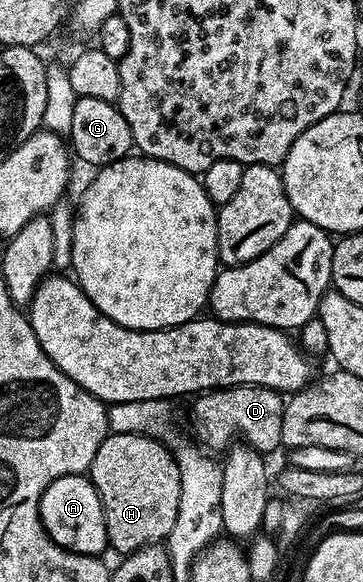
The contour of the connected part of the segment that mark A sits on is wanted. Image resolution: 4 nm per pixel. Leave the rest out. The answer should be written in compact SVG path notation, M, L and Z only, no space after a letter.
M67 474L51 482L40 497L40 519L44 531L64 550L100 556L103 550L109 549L104 509L91 477Z

